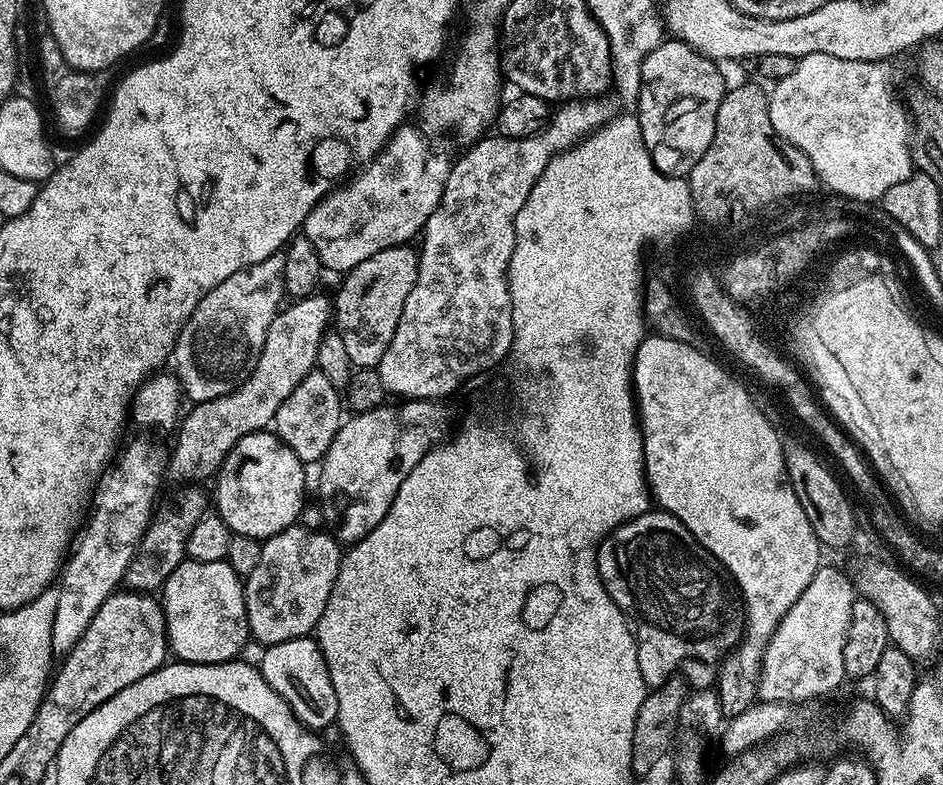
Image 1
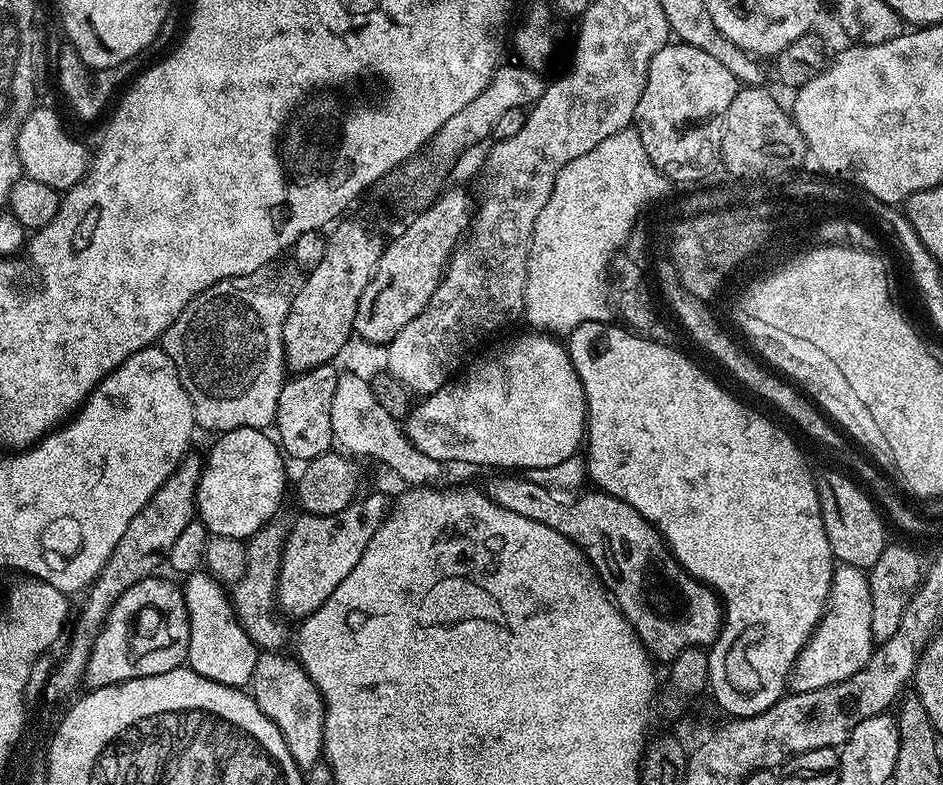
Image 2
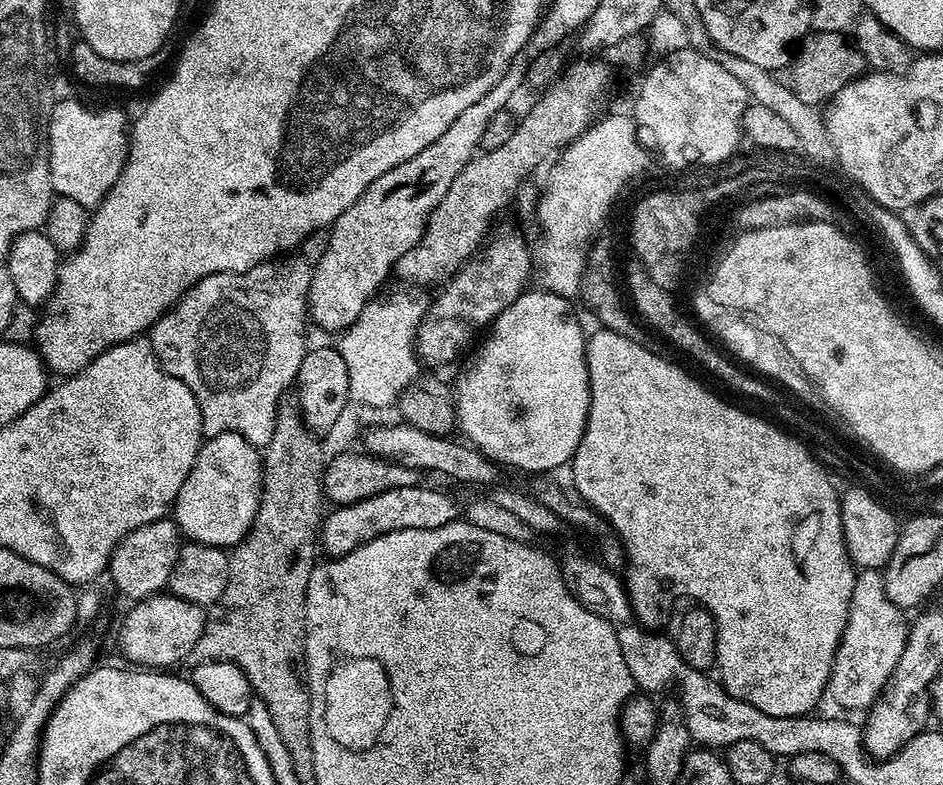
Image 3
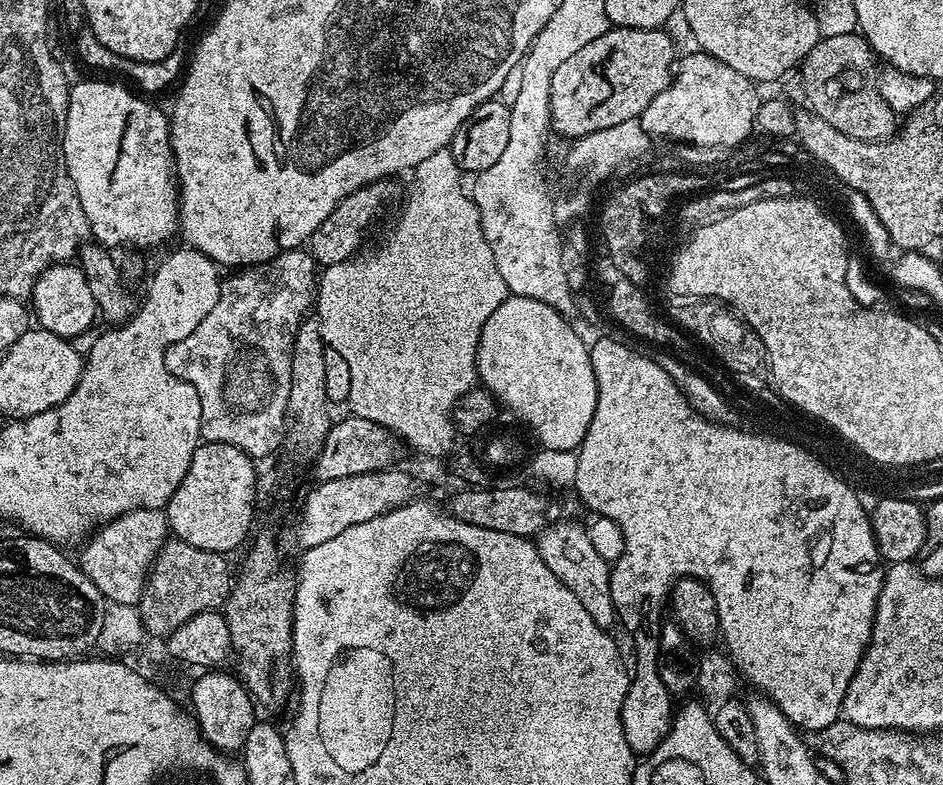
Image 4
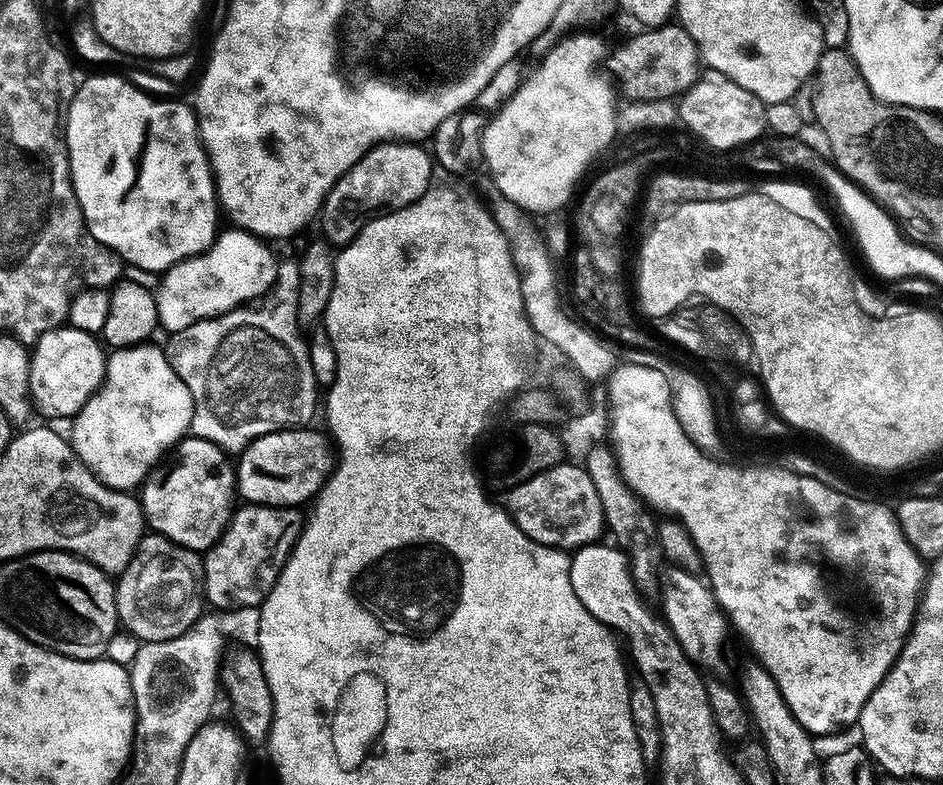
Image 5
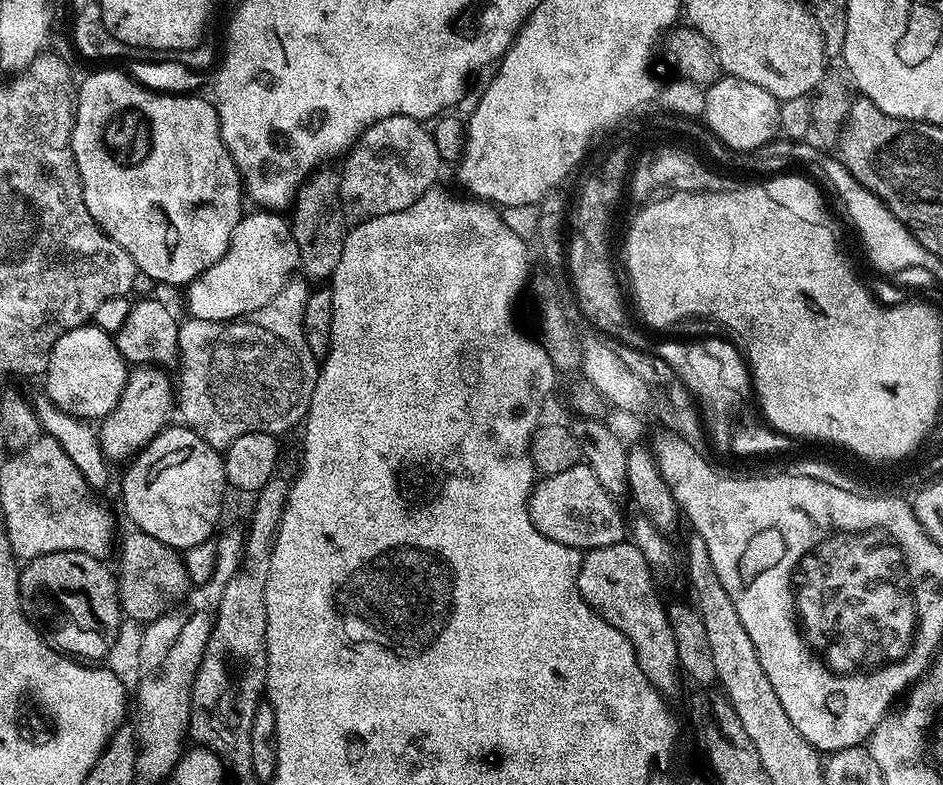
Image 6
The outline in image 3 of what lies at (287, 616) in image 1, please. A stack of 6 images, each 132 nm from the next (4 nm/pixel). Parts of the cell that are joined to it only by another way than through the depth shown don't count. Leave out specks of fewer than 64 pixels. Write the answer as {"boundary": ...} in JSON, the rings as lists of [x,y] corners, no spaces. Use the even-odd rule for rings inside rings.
{"boundary":[[[402,486],[375,493],[353,504],[333,507],[323,517],[318,533],[318,544],[323,555],[325,552],[325,557],[339,558],[394,530],[438,530],[438,526],[446,526],[458,519],[458,504],[456,508],[455,502],[446,493],[428,487]]]}

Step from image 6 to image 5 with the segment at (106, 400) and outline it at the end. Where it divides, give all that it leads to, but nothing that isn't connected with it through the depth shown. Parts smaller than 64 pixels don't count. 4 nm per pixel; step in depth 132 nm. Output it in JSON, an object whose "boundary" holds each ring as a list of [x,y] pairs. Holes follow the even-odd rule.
{"boundary":[[[61,326],[42,334],[30,352],[30,394],[37,413],[44,416],[53,416],[60,420],[71,418],[82,410],[82,406],[90,399],[104,380],[104,365],[106,363],[106,348],[93,333],[83,332],[71,326]]]}

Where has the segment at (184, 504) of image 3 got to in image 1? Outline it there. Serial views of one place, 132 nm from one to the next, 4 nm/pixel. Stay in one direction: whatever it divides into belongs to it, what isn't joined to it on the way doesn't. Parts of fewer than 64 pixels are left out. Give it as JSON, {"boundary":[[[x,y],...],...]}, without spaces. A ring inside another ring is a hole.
{"boundary":[[[265,430],[244,436],[230,450],[230,454],[224,459],[224,465],[214,477],[216,484],[216,500],[214,496],[214,512],[226,522],[226,526],[233,534],[238,536],[249,536],[261,542],[269,540],[274,534],[286,530],[290,525],[297,523],[300,512],[306,505],[304,499],[304,468],[305,461],[290,450],[280,441],[275,431]]]}

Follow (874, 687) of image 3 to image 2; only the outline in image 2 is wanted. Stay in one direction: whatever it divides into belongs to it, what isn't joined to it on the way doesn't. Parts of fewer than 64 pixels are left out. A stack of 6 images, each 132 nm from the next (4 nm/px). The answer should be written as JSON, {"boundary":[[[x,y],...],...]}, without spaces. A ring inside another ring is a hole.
{"boundary":[[[840,564],[832,569],[832,585],[828,595],[828,605],[824,607],[824,617],[818,622],[818,626],[812,631],[812,637],[806,642],[806,646],[798,654],[796,665],[792,667],[790,688],[792,692],[818,690],[820,687],[840,683],[844,679],[857,674],[864,666],[874,651],[872,639],[872,623],[870,622],[870,586],[868,585],[868,573],[865,569],[855,568],[849,564]]]}

